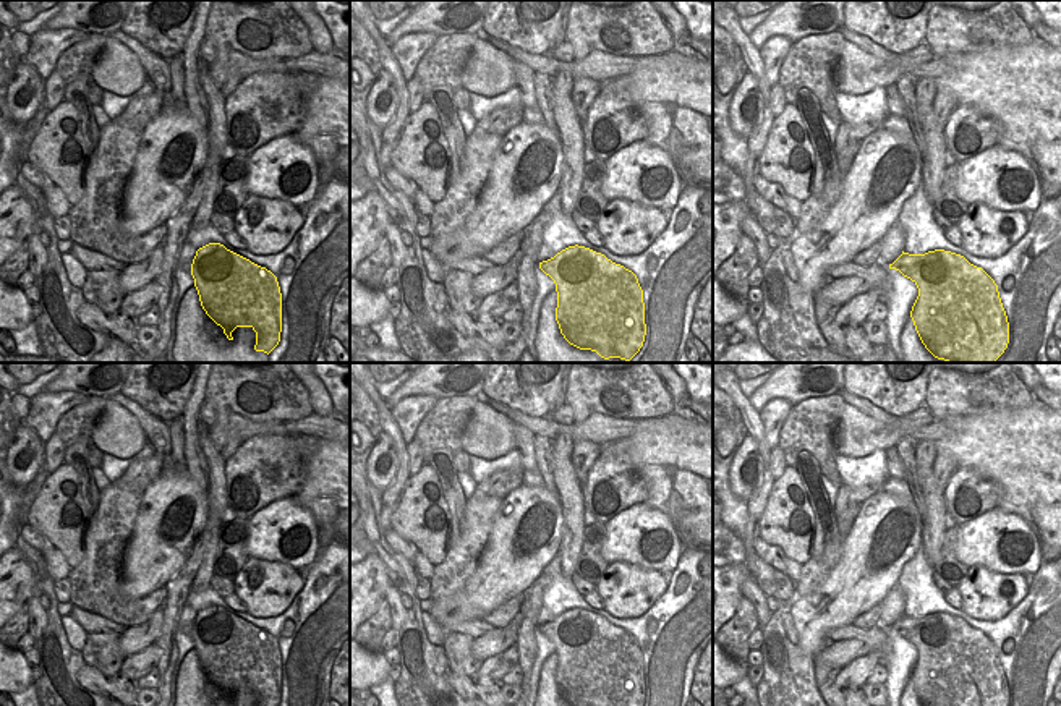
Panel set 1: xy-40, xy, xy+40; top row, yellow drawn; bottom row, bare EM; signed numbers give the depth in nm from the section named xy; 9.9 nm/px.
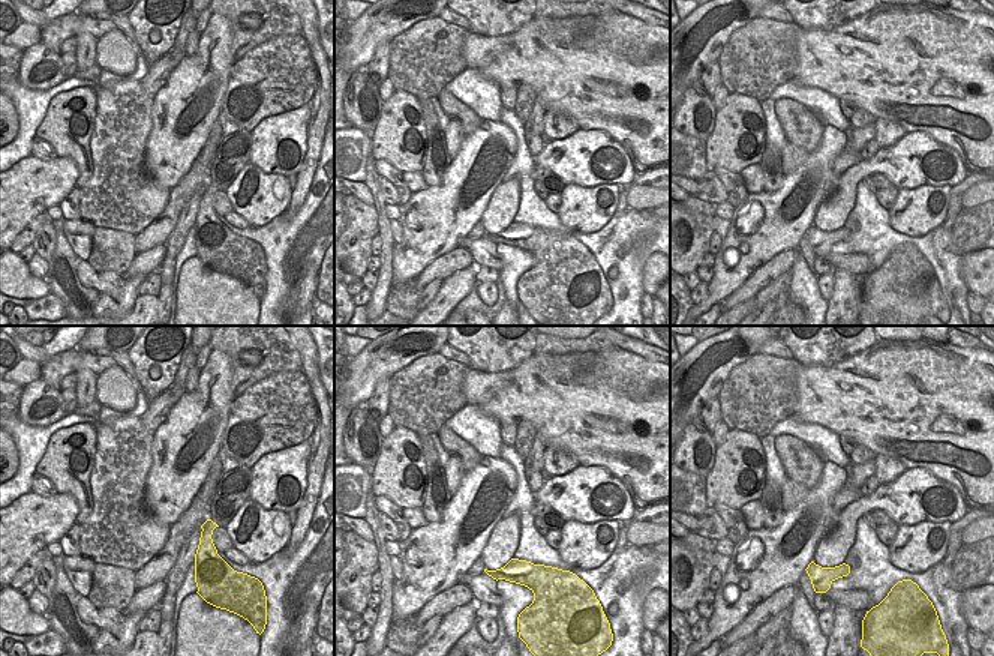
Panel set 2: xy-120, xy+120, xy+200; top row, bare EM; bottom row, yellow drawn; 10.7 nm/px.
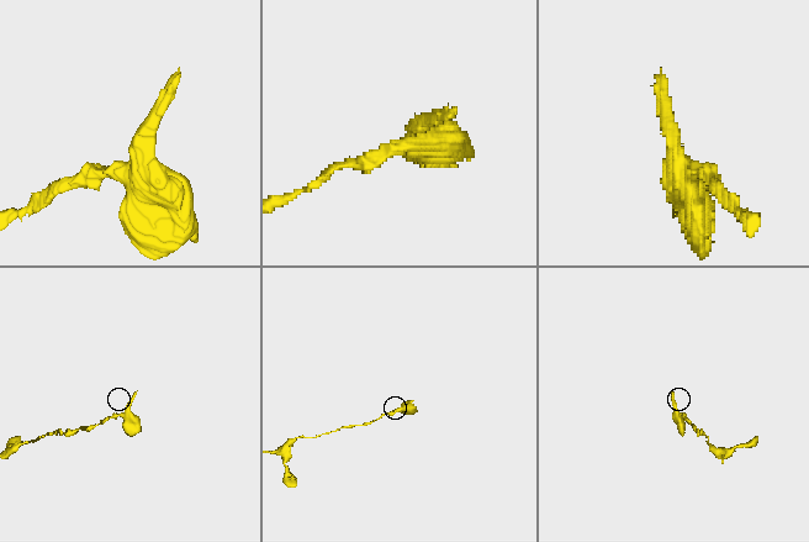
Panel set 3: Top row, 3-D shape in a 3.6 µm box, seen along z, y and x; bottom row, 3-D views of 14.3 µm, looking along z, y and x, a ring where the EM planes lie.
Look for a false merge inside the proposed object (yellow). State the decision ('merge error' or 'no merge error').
merge error

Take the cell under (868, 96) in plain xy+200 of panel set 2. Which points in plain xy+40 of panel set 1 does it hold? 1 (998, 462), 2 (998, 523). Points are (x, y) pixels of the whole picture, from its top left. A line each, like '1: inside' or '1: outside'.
1: inside
2: outside

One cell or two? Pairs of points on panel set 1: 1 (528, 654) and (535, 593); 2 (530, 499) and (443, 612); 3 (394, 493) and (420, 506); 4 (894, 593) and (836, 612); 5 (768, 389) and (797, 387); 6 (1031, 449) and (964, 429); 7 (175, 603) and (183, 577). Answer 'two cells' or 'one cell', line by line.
1: one cell
2: one cell
3: two cells
4: two cells
5: one cell
6: one cell
7: one cell

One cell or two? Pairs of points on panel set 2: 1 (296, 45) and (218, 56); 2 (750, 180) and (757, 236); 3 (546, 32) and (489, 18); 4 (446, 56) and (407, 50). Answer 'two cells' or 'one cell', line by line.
1: two cells
2: two cells
3: two cells
4: one cell

